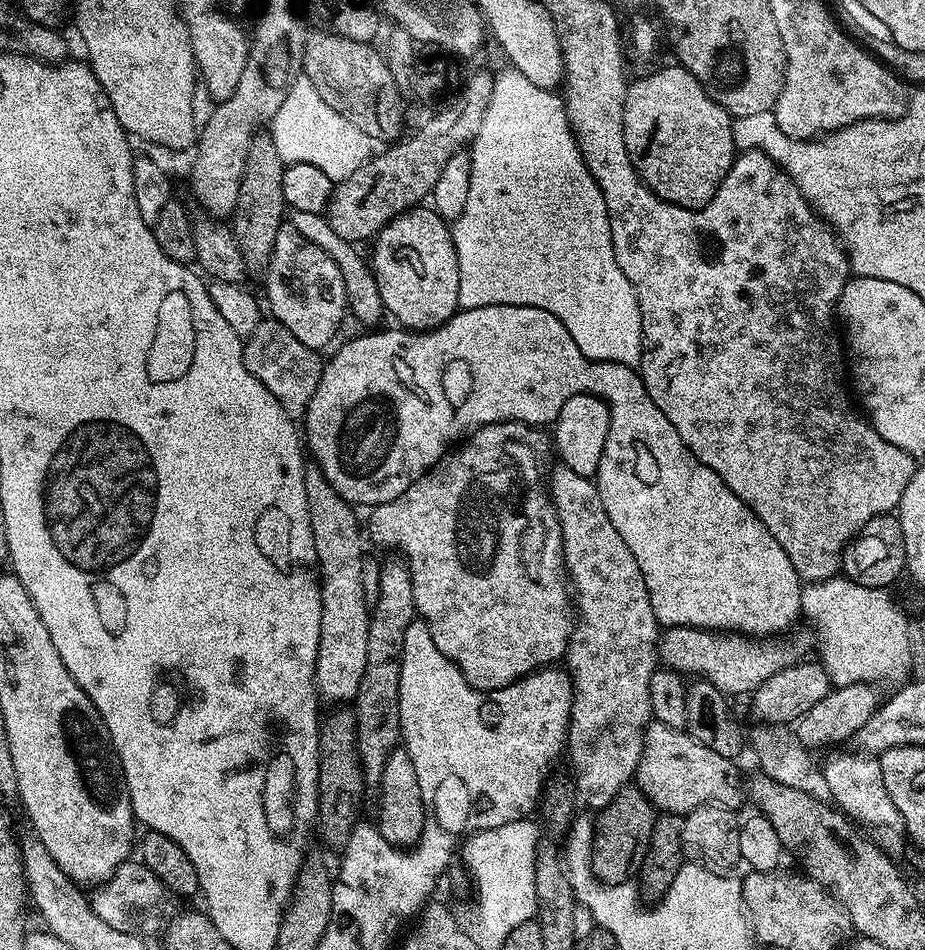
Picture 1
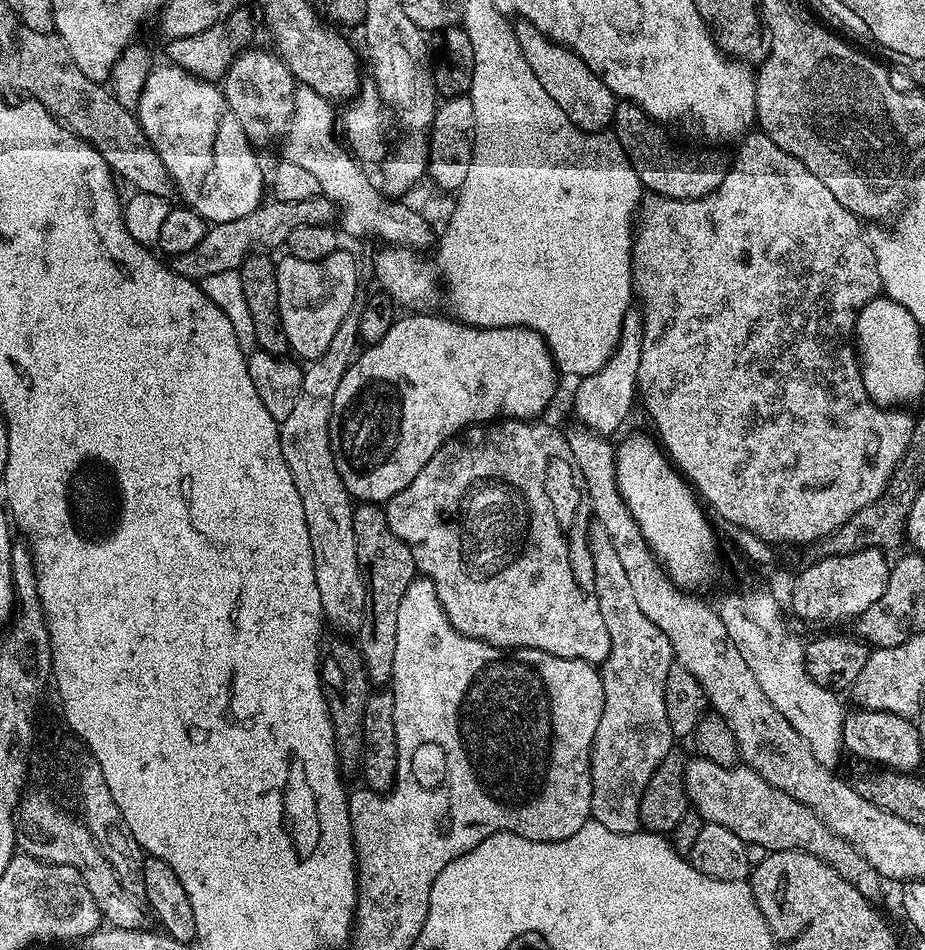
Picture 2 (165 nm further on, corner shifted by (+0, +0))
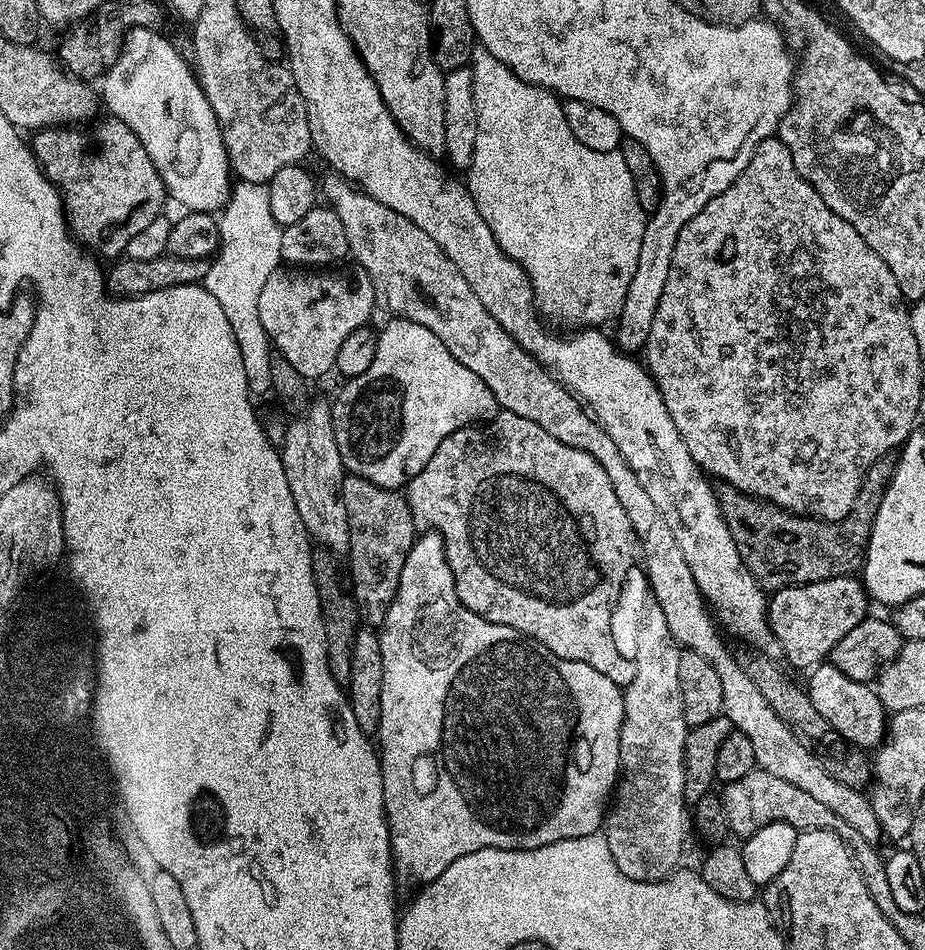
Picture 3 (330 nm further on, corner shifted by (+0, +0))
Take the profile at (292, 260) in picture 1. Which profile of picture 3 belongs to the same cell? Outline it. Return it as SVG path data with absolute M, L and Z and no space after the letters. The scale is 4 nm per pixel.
M281 266L274 274L270 274L270 278L266 278L266 286L262 286L262 294L258 297L258 318L262 318L262 326L273 349L309 382L315 381L315 376L326 375L335 366L344 343L371 318L372 311L377 311L378 308L376 291L366 270L358 266L344 267L340 266L335 270L301 270L296 266Z

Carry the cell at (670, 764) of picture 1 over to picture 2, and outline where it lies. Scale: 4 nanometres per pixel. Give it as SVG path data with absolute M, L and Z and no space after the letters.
M697 755L689 759L684 766L684 781L689 805L699 812L701 818L709 824L726 826L733 834L738 834L745 844L762 846L767 852L809 852L814 858L826 862L830 870L834 870L862 894L862 898L873 902L884 892L885 881L870 866L846 838L834 834L810 806L802 806L798 798L790 798L786 790L778 790L766 782L766 778L758 775L753 768L737 766L727 768L718 766L718 762L710 762Z

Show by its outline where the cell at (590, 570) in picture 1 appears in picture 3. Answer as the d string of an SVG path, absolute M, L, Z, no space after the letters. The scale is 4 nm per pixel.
M637 566L626 574L626 582L616 599L612 611L614 646L634 662L634 682L623 689L624 721L620 731L620 775L614 789L614 803L607 809L602 834L608 839L610 854L626 874L628 880L666 880L677 871L680 855L684 852L684 839L690 832L690 812L684 799L684 755L688 723L682 714L682 690L678 690L678 658L681 649L666 626L666 614L654 598L648 576Z

